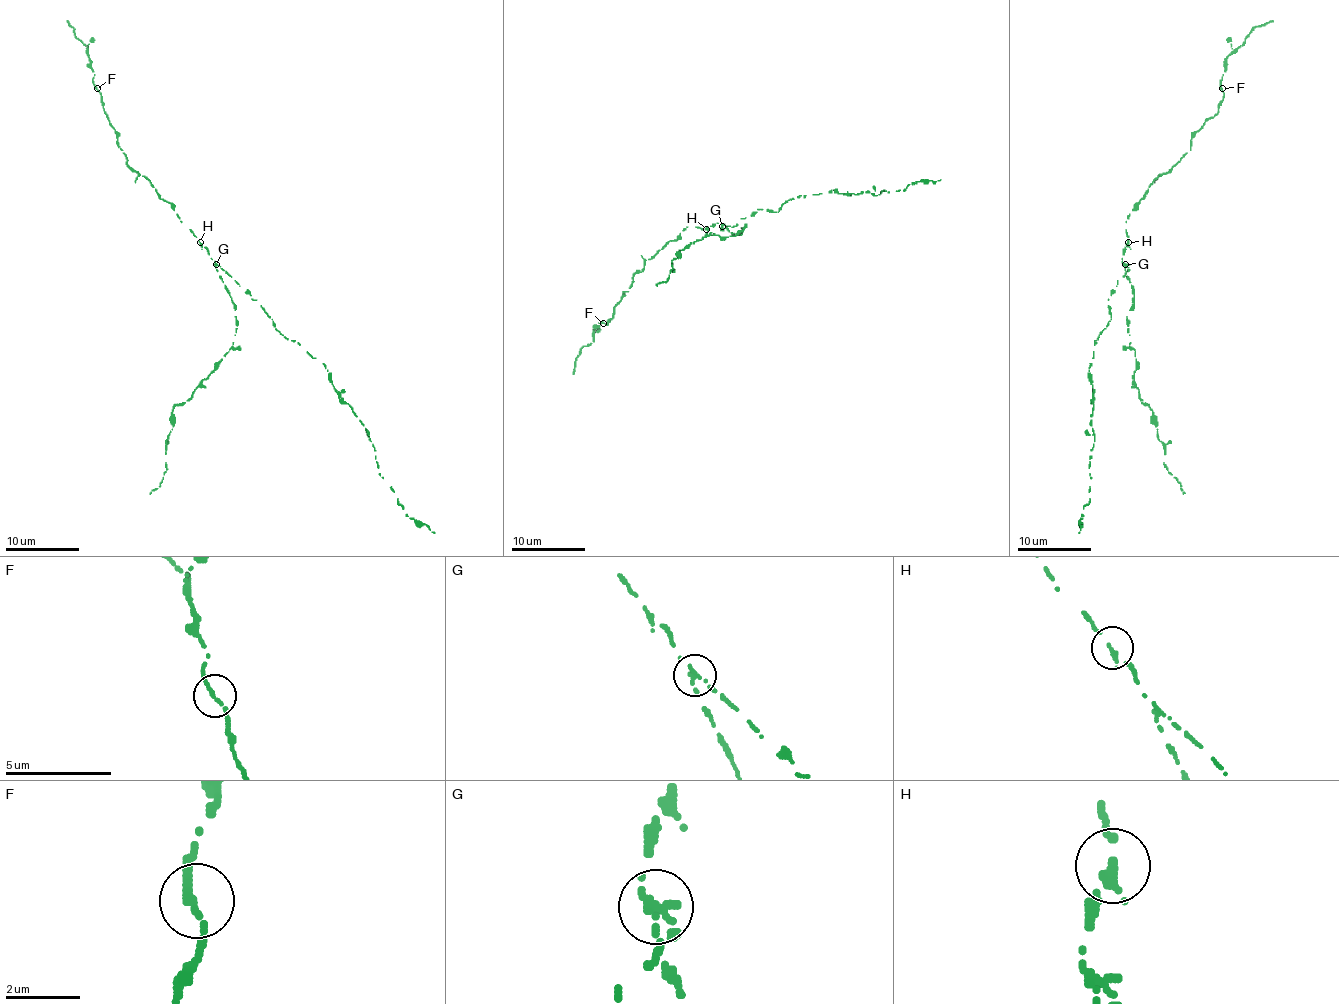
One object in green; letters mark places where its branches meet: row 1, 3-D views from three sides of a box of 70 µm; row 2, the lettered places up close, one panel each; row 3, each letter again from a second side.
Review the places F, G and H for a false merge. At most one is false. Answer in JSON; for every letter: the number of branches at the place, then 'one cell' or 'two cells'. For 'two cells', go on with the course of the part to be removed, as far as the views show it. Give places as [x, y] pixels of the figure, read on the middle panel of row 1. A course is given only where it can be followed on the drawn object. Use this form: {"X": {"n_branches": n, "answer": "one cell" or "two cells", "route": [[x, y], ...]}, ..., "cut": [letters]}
{"F": {"n_branches": 2, "answer": "one cell"}, "G": {"n_branches": 2, "answer": "two cells", "route": [[723, 225], [738, 234], [741, 227], [734, 236], [706, 234], [693, 242], [678, 253], [665, 281], [656, 286]]}, "H": {"n_branches": 2, "answer": "one cell"}, "cut": ["G"]}

